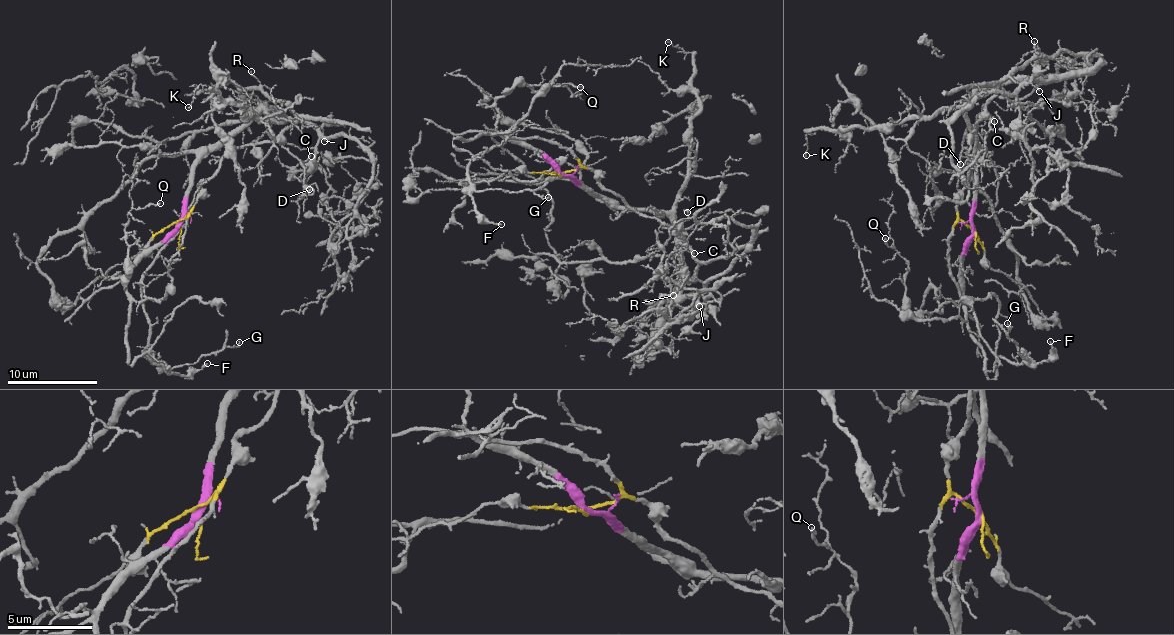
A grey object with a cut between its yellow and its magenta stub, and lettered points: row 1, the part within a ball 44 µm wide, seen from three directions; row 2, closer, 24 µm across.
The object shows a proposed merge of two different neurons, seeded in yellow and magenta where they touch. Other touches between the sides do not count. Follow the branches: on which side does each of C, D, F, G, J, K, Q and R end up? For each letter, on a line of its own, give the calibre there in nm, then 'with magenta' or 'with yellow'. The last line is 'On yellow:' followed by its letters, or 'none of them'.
C: 110 nm | with yellow
D: 140 nm | with yellow
F: 130 nm | with yellow
G: 150 nm | with yellow
J: 100 nm | with magenta
K: 110 nm | with magenta
Q: 140 nm | with magenta
R: 110 nm | with yellow
On yellow: C, D, F, G, R

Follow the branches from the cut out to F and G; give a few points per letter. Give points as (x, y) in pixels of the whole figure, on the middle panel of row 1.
F: (560, 175), (577, 168), (573, 156), (555, 142), (527, 136), (510, 136), (472, 158), (471, 204), (502, 224)
G: (560, 175), (577, 168), (573, 156), (527, 136), (510, 136), (469, 162), (477, 191), (549, 197)

